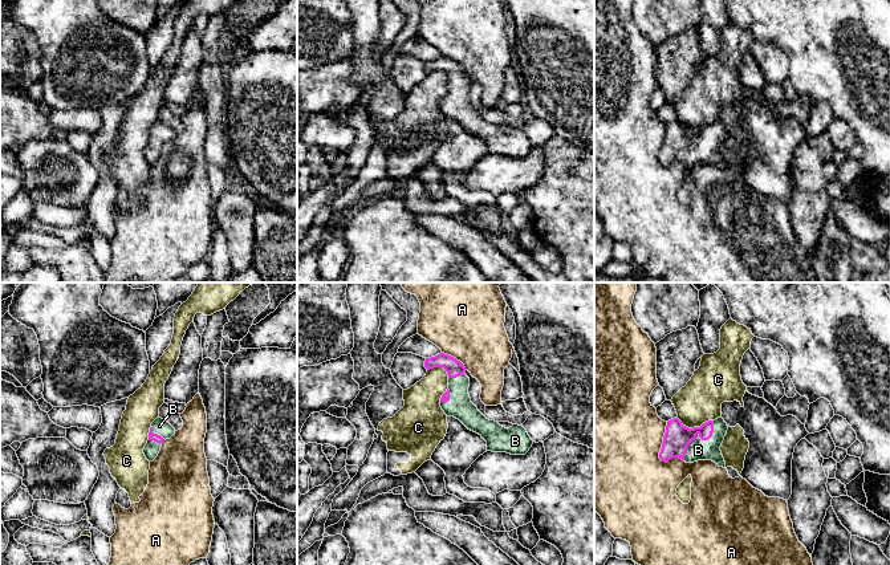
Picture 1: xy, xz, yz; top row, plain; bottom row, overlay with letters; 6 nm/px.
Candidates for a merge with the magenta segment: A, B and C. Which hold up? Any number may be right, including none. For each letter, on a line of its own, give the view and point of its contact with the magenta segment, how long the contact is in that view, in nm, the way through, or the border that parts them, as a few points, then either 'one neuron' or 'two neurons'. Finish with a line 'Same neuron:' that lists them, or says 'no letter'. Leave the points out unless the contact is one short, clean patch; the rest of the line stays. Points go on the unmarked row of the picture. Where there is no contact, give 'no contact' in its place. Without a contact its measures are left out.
A: yz (659, 155) | 260 nm | two neurons
B: yz (699, 139) | 300 nm | across yz (677, 141), (699, 139), (698, 153) | one neuron
C: yz (694, 130) | 220 nm | along yz (677, 121), (689, 130), (699, 130), (711, 124) | two neurons
Same neuron: B

